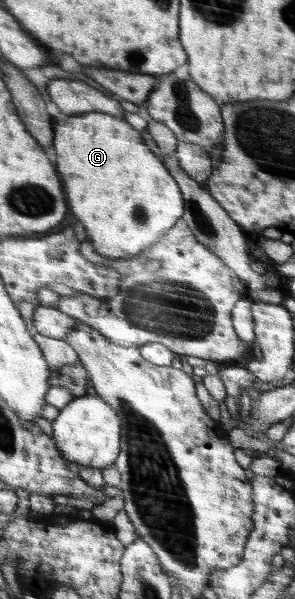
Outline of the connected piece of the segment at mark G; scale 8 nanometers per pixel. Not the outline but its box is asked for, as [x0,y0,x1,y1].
[54,112,186,259]

